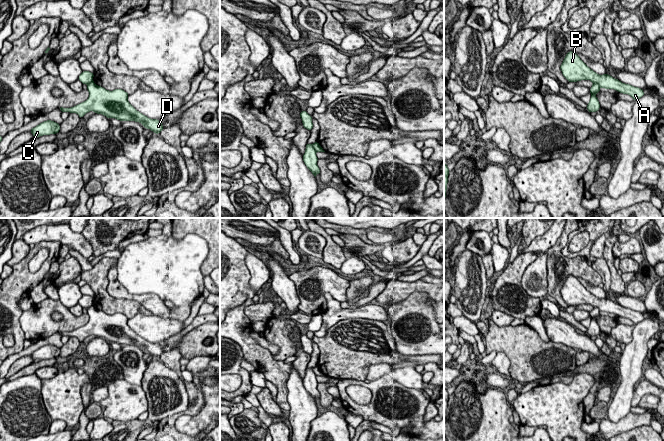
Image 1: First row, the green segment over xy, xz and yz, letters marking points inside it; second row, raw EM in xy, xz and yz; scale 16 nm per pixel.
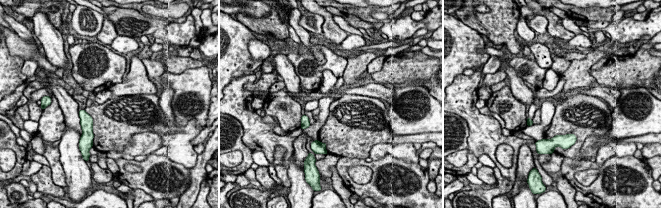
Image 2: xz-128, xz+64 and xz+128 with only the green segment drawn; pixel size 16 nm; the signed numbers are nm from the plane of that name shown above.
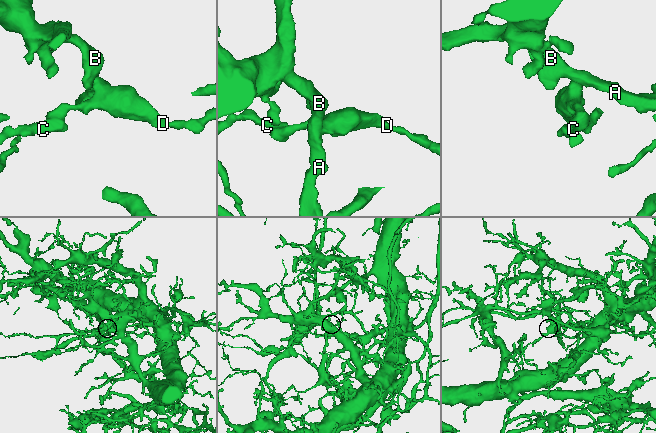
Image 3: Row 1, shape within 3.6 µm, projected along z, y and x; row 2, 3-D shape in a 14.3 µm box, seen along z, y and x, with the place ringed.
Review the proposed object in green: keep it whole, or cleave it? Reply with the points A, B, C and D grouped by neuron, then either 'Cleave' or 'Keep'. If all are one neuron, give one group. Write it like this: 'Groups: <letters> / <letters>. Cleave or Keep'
Groups: A B / C D. Cleave

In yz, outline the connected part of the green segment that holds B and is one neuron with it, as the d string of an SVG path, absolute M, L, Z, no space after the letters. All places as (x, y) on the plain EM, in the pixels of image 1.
M569 275L566 278L560 293L568 306L590 304L607 314L614 313L619 317L628 318L633 322L634 325L645 319L642 313L622 307L609 298L597 298L590 293L576 277L572 275Z

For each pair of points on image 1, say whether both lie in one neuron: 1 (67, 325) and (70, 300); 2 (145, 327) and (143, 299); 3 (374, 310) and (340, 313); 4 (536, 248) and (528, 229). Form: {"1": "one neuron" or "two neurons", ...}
{"1": "two neurons", "2": "two neurons", "3": "one neuron", "4": "two neurons"}

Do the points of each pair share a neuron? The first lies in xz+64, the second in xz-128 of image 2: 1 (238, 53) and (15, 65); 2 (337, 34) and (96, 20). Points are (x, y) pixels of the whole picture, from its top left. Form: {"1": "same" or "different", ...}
{"1": "same", "2": "different"}

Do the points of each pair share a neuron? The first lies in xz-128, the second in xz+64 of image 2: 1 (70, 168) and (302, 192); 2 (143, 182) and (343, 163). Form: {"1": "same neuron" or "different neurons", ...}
{"1": "same neuron", "2": "same neuron"}

